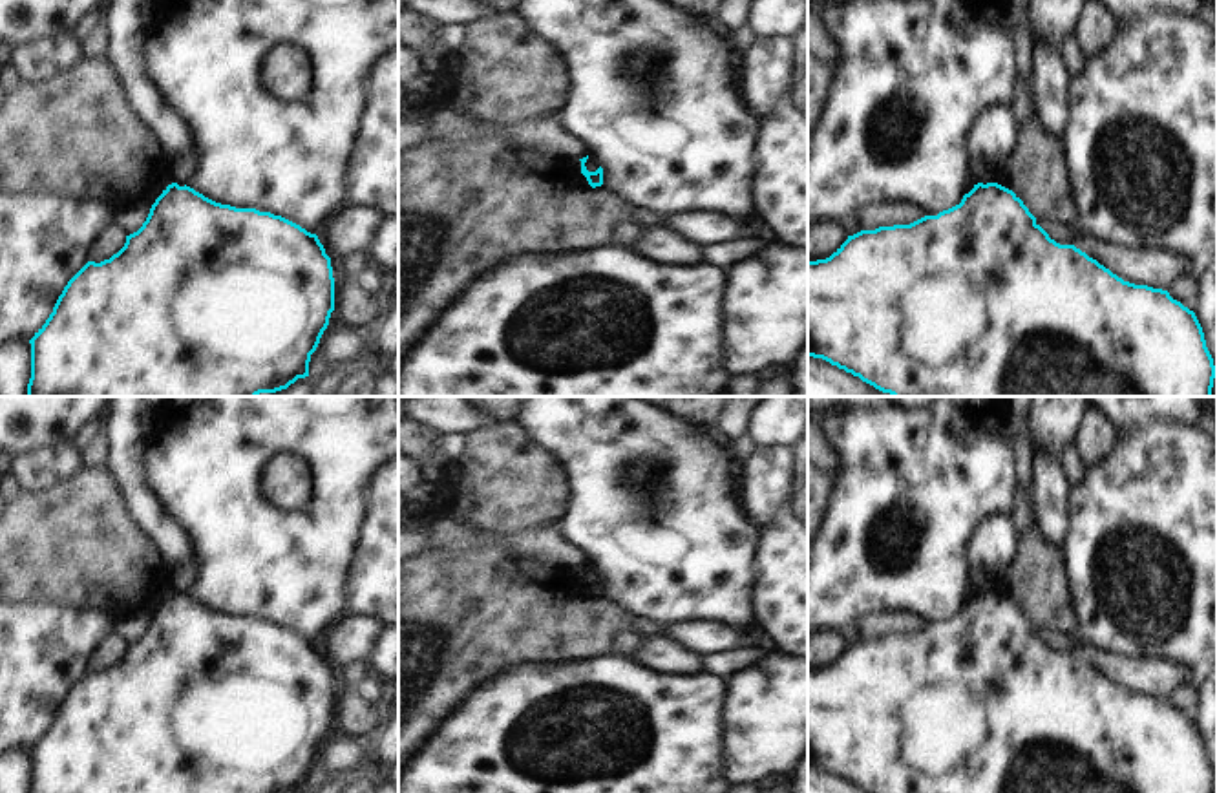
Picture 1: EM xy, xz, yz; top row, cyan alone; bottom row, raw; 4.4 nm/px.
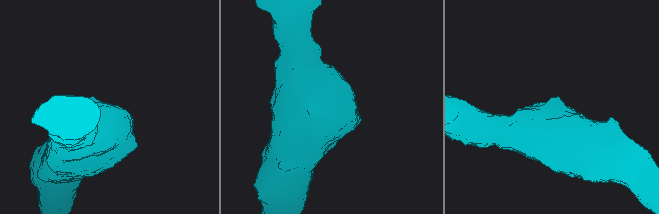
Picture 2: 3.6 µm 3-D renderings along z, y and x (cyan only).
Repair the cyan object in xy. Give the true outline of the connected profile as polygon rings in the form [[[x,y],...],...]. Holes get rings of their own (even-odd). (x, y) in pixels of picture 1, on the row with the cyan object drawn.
[[[168,185],[155,199],[143,227],[126,236],[124,247],[101,263],[88,261],[64,287],[53,312],[29,340],[31,378],[26,396],[258,396],[287,389],[309,376],[311,354],[316,351],[334,311],[334,278],[331,258],[316,234],[300,225],[259,212],[216,203],[190,186]]]

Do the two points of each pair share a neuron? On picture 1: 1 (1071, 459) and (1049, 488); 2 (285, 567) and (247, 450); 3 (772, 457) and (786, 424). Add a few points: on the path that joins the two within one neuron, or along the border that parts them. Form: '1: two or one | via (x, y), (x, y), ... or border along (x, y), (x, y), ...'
1: two | border along (1058, 459), (1064, 479), (1071, 488)
2: one | via (256, 538), (245, 527), (245, 479)
3: two | border along (757, 444), (784, 444), (788, 448)

